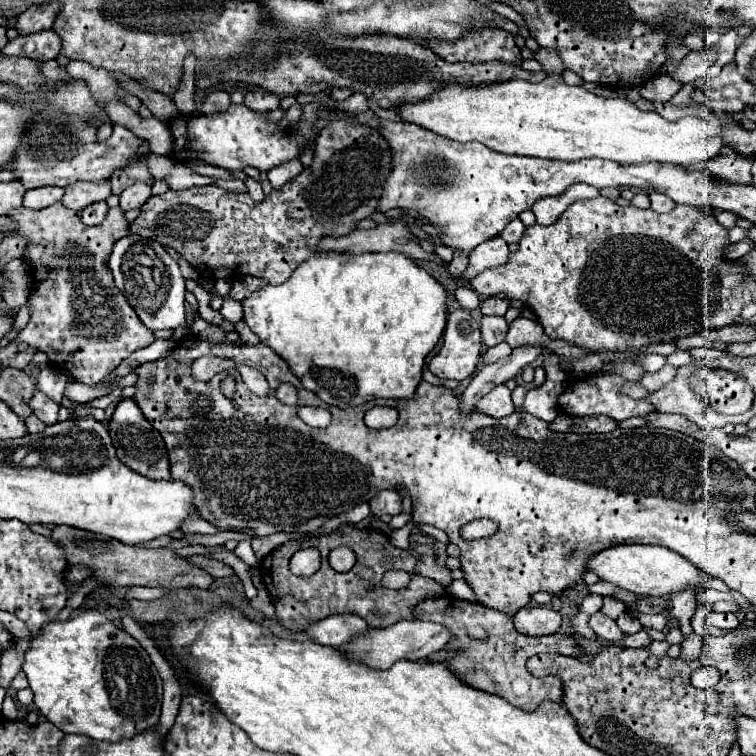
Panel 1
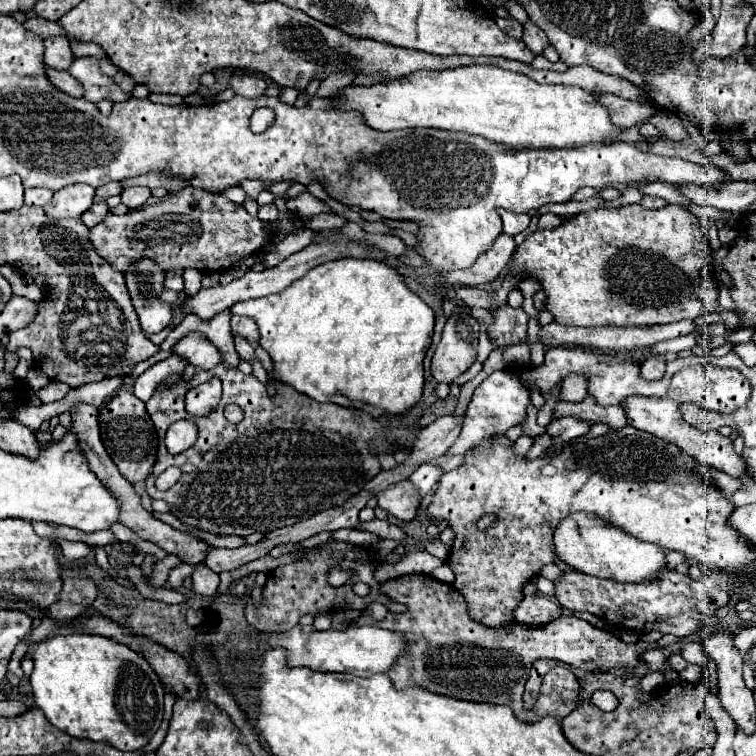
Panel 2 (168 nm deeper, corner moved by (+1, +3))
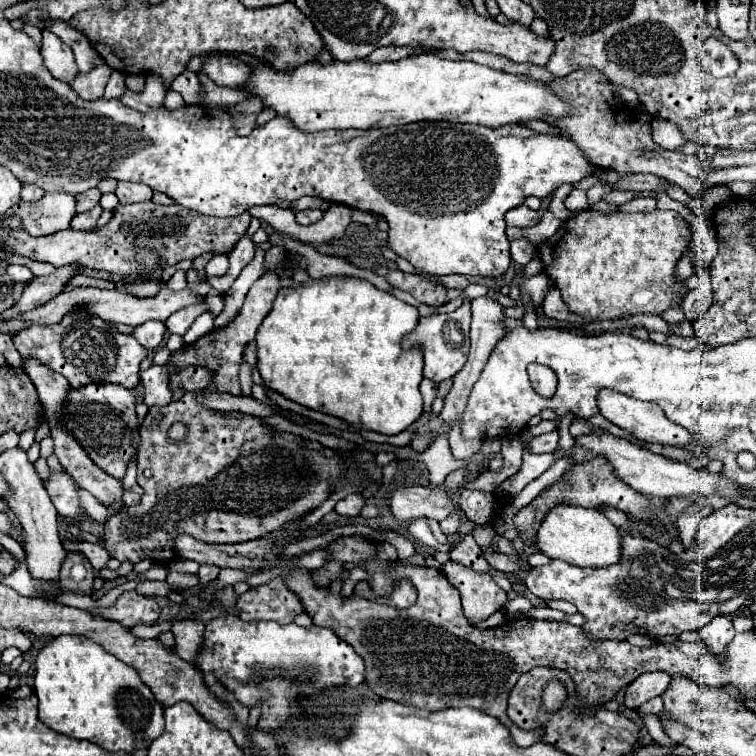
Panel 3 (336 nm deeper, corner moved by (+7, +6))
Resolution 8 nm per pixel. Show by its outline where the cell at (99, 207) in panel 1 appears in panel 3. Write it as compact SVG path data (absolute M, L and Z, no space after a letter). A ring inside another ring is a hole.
M95 206L95 208L91 208L89 212L75 214L75 218L71 220L71 228L73 228L73 230L89 230L89 228L95 228L101 212L103 212L103 208L101 208L101 206Z

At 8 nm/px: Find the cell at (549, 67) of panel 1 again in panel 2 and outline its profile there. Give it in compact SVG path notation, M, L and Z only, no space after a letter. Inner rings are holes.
M527 21L525 23L525 27L523 27L523 41L525 41L525 45L533 51L533 53L541 53L545 47L547 47L547 37L545 37L545 33L543 33L543 29L539 29L537 25L533 25L531 21Z

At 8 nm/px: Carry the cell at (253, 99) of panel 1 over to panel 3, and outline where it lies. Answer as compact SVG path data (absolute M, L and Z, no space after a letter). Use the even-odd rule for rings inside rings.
M211 56L203 64L203 72L217 84L227 88L243 88L251 76L251 68L235 56Z

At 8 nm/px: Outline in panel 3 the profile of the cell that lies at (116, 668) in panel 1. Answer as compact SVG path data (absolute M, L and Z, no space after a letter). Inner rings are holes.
M57 636L45 648L41 648L35 660L33 688L39 698L39 720L43 724L65 736L89 740L109 752L125 750L131 754L139 748L147 748L163 732L163 706L155 700L149 686L141 682L137 670L117 660L97 642L89 642L89 638Z

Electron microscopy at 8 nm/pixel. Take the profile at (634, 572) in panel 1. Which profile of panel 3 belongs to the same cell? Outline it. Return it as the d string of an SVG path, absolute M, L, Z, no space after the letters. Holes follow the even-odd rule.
M555 506L555 510L545 516L545 522L541 522L541 528L537 530L537 548L549 558L557 558L579 568L605 568L611 564L619 564L623 552L623 536L601 510Z

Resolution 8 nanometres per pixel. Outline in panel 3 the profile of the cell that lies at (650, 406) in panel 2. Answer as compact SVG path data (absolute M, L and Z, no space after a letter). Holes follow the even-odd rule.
M601 390L601 394L597 396L597 402L599 402L599 412L609 420L613 422L615 426L623 428L623 430L629 430L631 434L635 434L635 438L639 440L645 440L645 442L659 442L659 444L671 444L671 446L689 446L691 440L693 440L693 434L677 424L673 424L665 412L661 410L659 404L655 402L643 402L643 400L635 400L635 398L629 398L625 394L619 394L619 392L613 392L613 390Z

